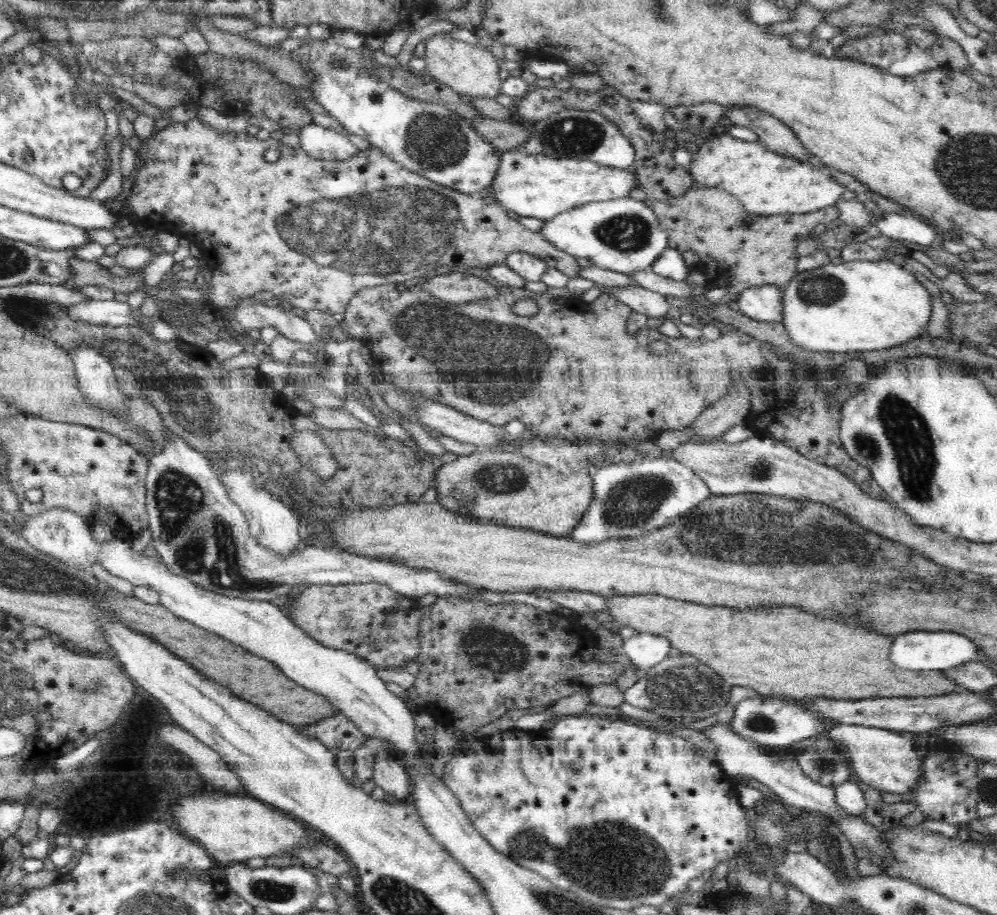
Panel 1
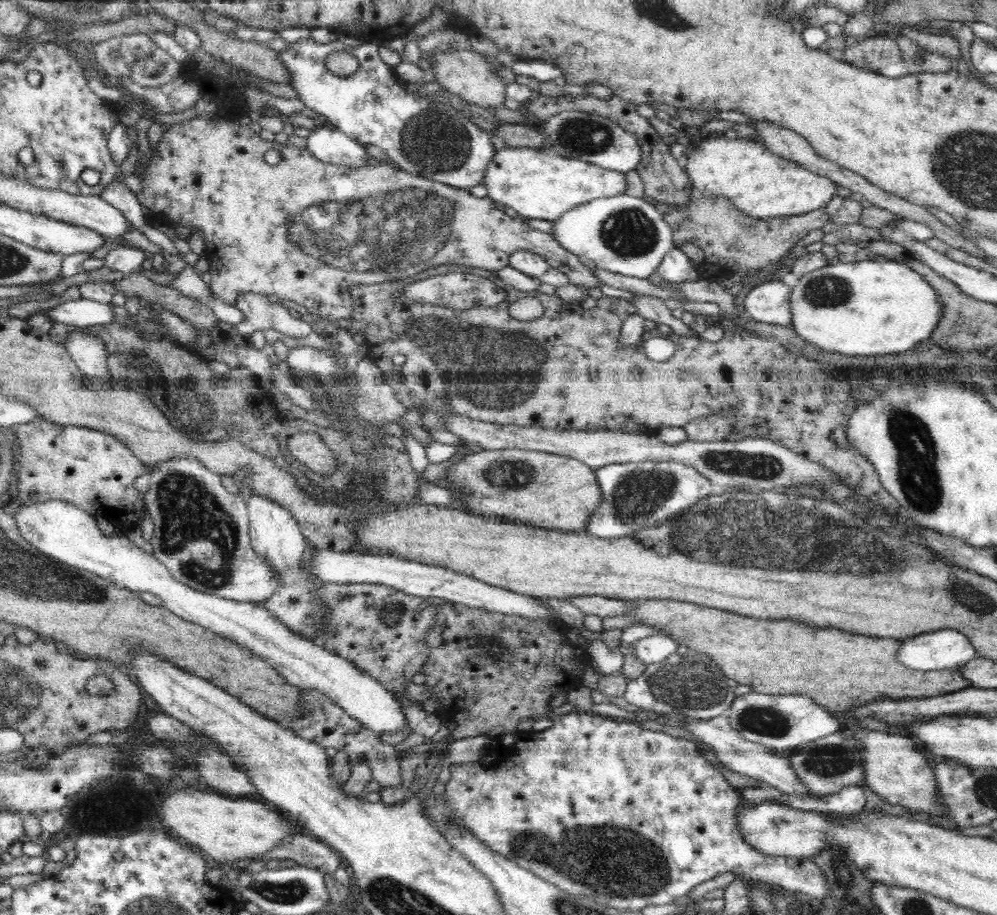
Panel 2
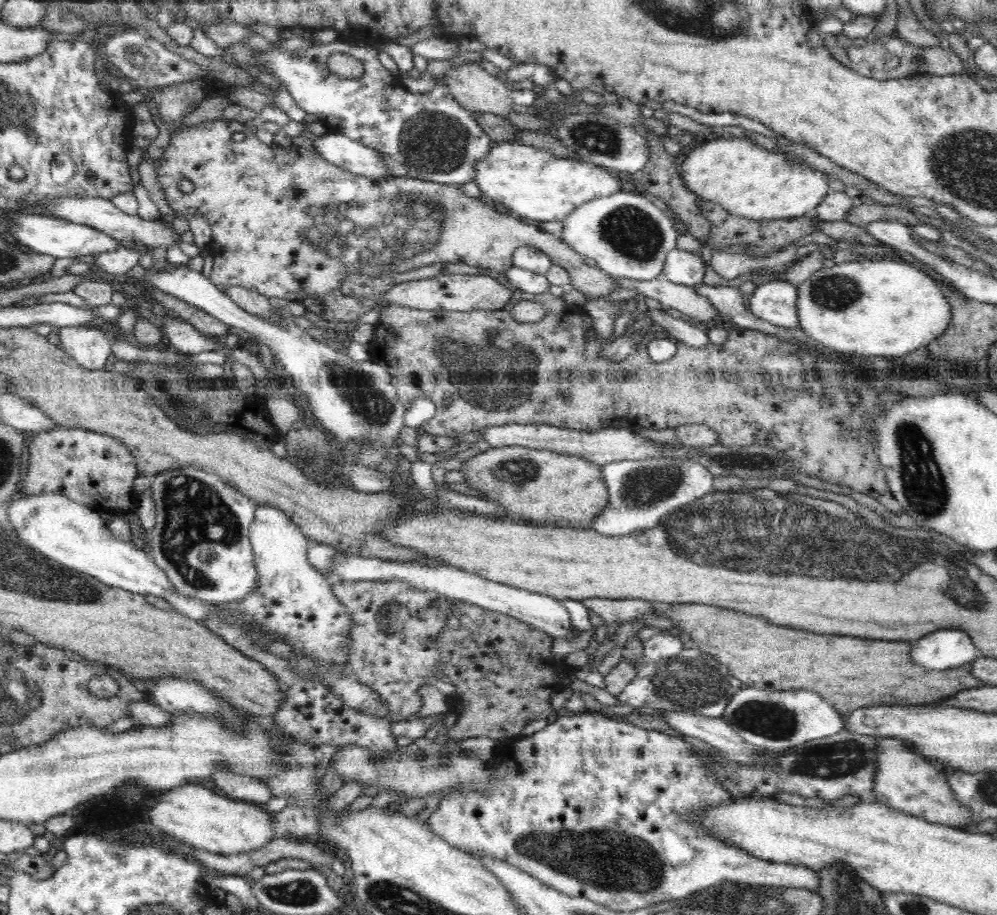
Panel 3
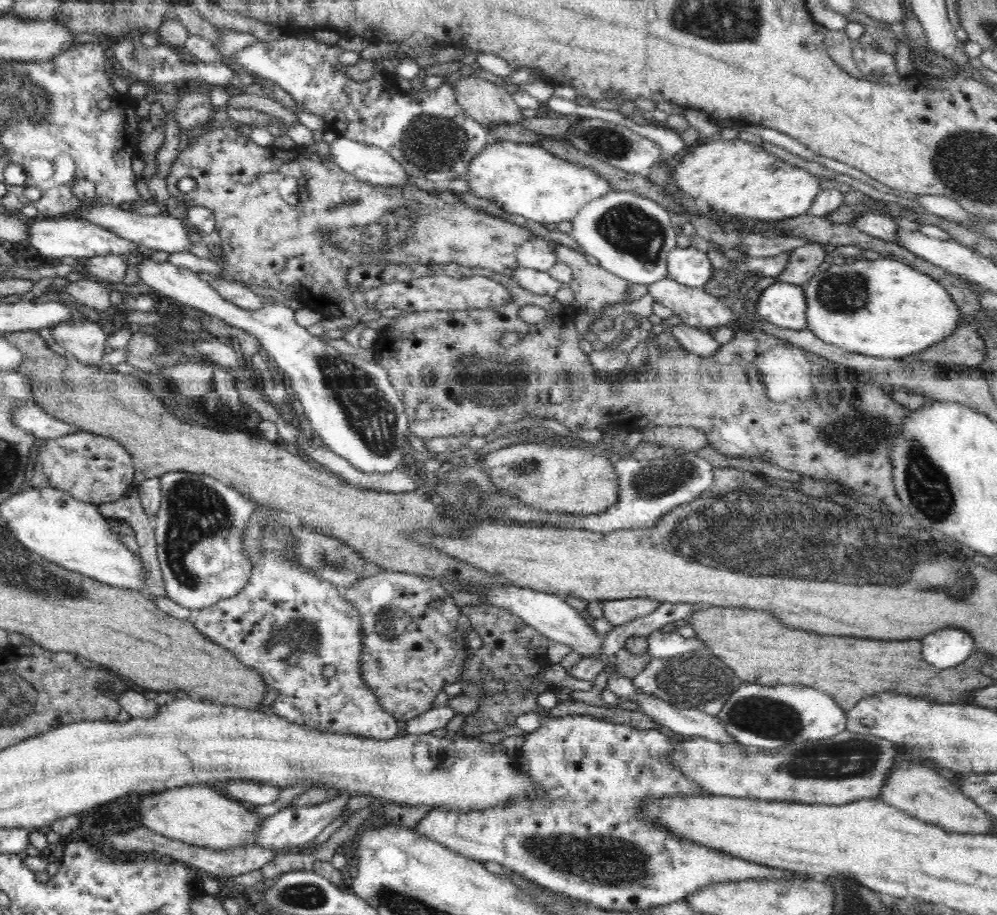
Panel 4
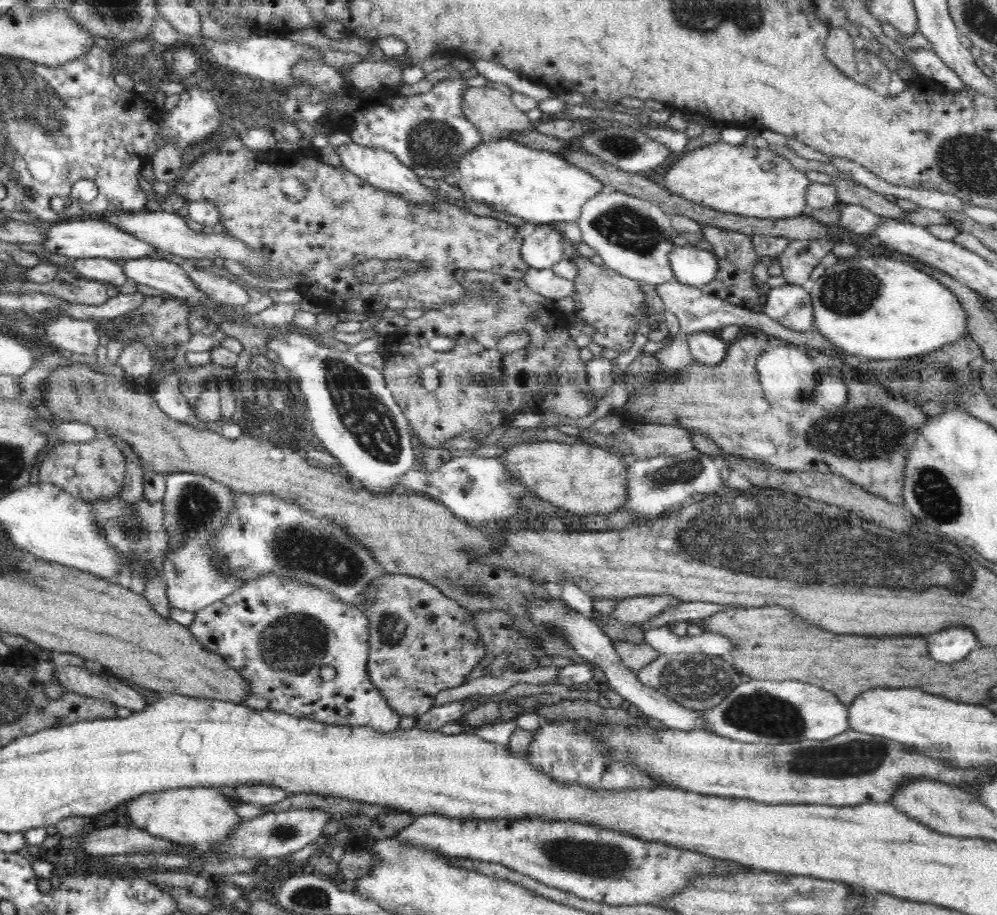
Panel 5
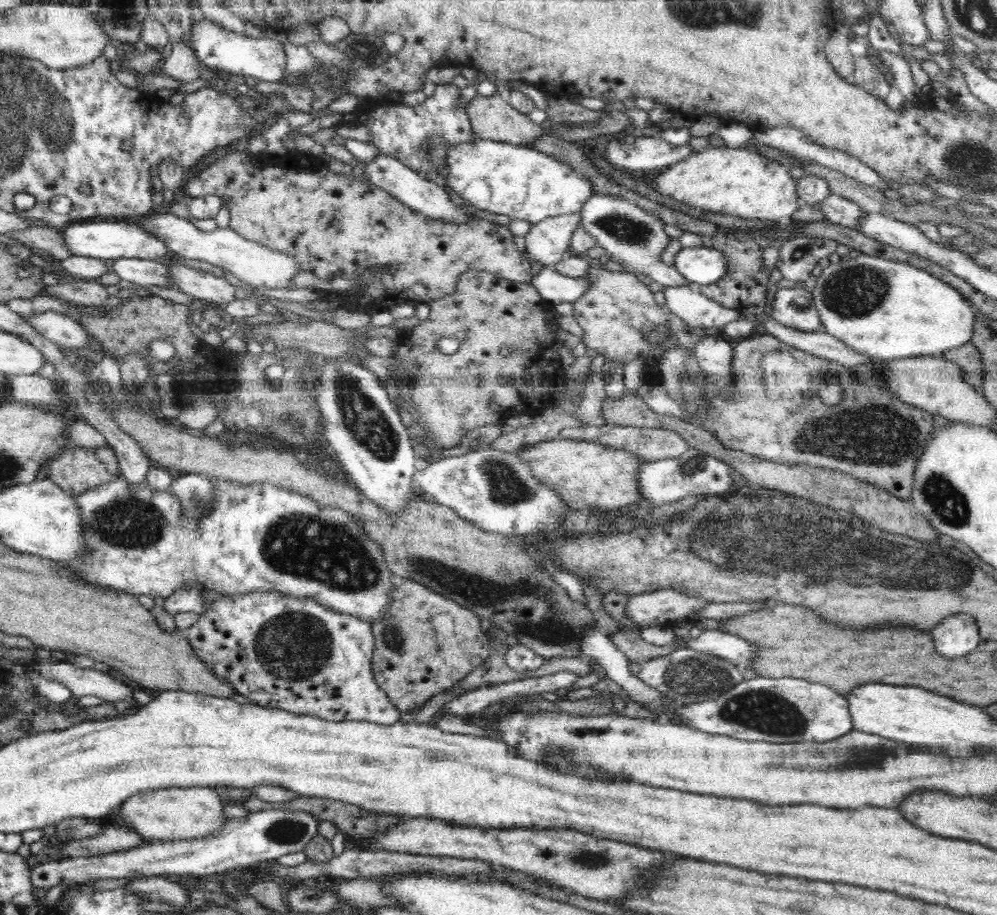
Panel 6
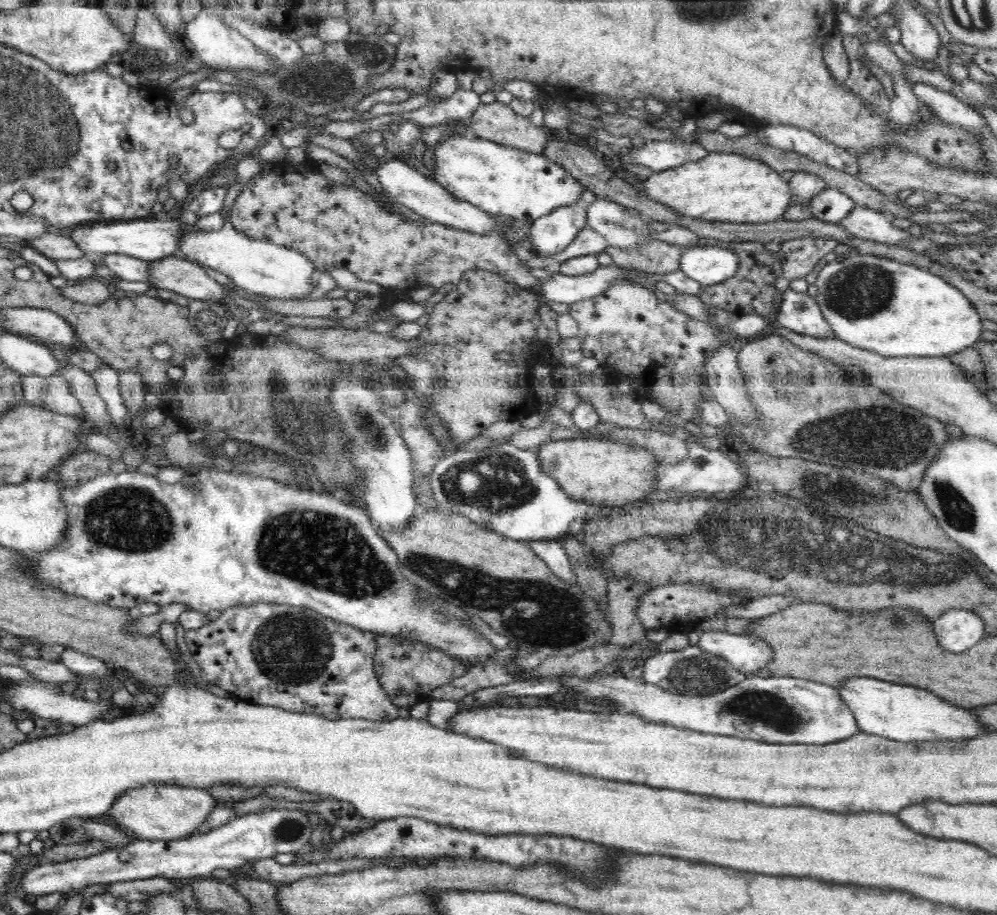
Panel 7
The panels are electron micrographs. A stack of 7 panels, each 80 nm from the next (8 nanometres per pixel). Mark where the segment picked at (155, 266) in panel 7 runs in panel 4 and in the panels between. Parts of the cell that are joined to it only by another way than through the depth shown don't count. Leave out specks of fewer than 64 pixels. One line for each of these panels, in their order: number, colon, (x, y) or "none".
4: (237, 293)
5: (222, 290)
6: (210, 289)

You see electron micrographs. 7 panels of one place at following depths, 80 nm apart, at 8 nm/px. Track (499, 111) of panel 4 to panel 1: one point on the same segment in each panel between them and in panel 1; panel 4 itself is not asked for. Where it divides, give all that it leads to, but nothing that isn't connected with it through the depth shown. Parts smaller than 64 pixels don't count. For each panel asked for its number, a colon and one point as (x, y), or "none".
1: (472, 71)
2: (465, 72)
3: (475, 89)

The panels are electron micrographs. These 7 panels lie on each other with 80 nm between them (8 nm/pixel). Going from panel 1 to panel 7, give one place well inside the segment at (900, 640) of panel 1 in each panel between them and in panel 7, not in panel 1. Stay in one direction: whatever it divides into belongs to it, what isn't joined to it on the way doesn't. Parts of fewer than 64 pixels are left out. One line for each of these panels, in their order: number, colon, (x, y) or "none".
2: (945, 649)
3: (946, 649)
4: (947, 647)
5: (953, 643)
6: (960, 635)
7: (958, 630)

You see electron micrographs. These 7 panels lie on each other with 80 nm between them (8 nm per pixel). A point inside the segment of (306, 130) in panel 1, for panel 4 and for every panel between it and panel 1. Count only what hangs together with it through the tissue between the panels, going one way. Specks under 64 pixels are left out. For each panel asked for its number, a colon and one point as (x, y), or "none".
2: (330, 145)
3: (336, 148)
4: (368, 163)

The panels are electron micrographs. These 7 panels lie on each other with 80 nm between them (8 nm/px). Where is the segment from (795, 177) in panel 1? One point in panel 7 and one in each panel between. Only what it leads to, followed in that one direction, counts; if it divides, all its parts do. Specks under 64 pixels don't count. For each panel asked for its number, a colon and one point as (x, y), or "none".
2: (762, 184)
3: (745, 179)
4: (741, 179)
5: (742, 179)
6: (741, 183)
7: (722, 187)

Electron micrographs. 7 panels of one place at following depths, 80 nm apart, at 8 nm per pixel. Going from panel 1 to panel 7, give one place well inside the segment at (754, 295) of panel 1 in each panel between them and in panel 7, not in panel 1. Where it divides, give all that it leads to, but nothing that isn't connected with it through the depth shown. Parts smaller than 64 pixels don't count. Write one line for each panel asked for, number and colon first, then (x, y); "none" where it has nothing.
2: (768, 302)
3: (774, 301)
4: (782, 304)
5: (790, 305)
6: (794, 307)
7: (799, 312)

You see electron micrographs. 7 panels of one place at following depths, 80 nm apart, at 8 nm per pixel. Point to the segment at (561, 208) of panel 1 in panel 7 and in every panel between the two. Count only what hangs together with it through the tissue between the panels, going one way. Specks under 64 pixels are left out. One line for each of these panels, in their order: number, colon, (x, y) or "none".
2: (531, 183)
3: (533, 184)
4: (523, 179)
5: (540, 187)
6: (525, 184)
7: (499, 179)

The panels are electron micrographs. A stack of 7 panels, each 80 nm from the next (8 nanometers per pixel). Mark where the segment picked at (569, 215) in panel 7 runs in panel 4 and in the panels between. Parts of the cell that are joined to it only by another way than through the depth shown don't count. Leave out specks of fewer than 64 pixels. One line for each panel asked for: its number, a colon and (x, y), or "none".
4: (537, 254)
5: (541, 249)
6: (546, 243)

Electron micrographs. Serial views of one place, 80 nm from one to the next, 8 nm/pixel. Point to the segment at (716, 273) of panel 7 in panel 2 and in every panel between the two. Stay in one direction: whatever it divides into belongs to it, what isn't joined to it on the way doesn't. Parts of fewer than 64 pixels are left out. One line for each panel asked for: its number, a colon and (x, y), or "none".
2: (676, 267)
3: (682, 267)
4: (689, 266)
5: (691, 265)
6: (701, 265)

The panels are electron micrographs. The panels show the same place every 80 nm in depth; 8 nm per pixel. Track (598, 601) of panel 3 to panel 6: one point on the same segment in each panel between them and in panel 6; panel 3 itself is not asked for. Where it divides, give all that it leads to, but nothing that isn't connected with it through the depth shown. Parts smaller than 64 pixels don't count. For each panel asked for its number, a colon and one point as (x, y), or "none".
4: (617, 612)
5: (639, 609)
6: (665, 607)

